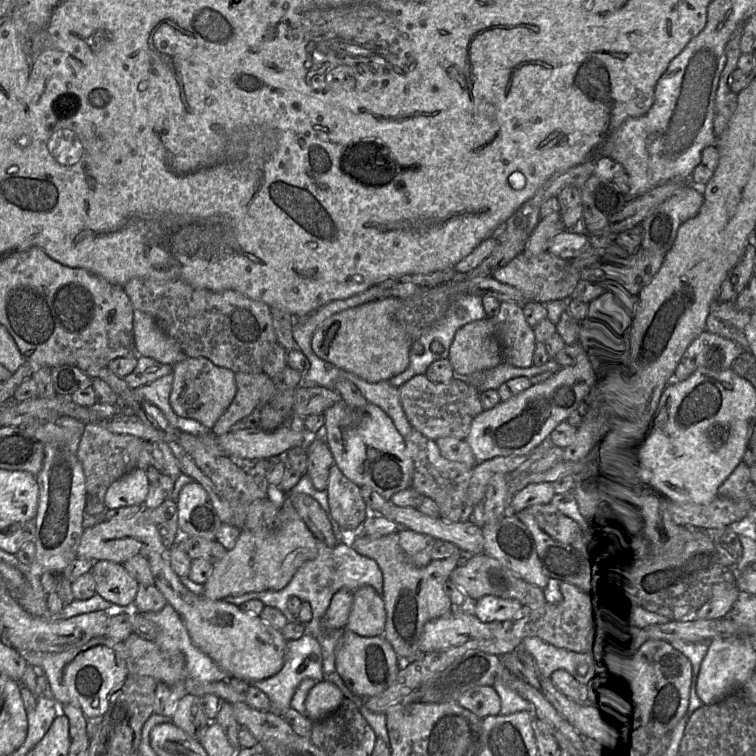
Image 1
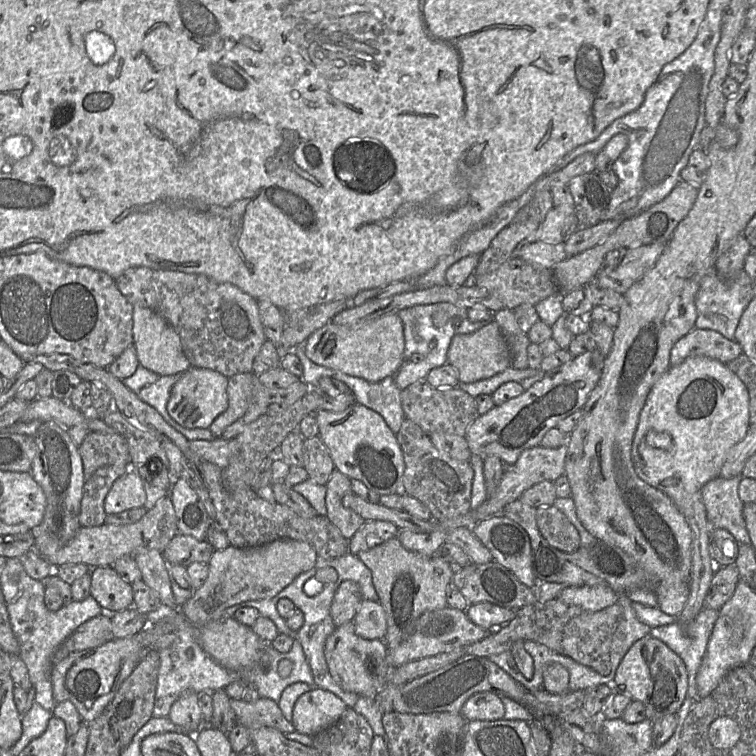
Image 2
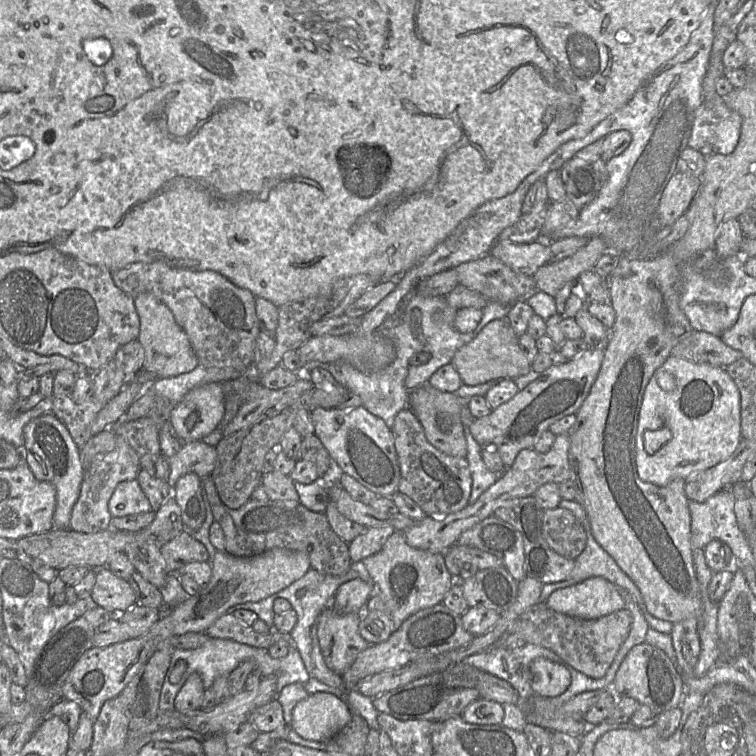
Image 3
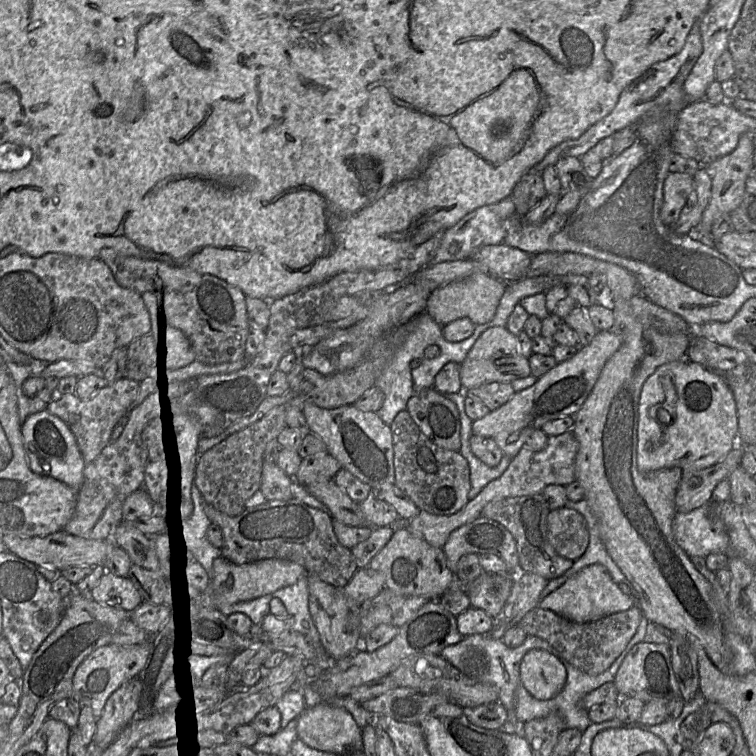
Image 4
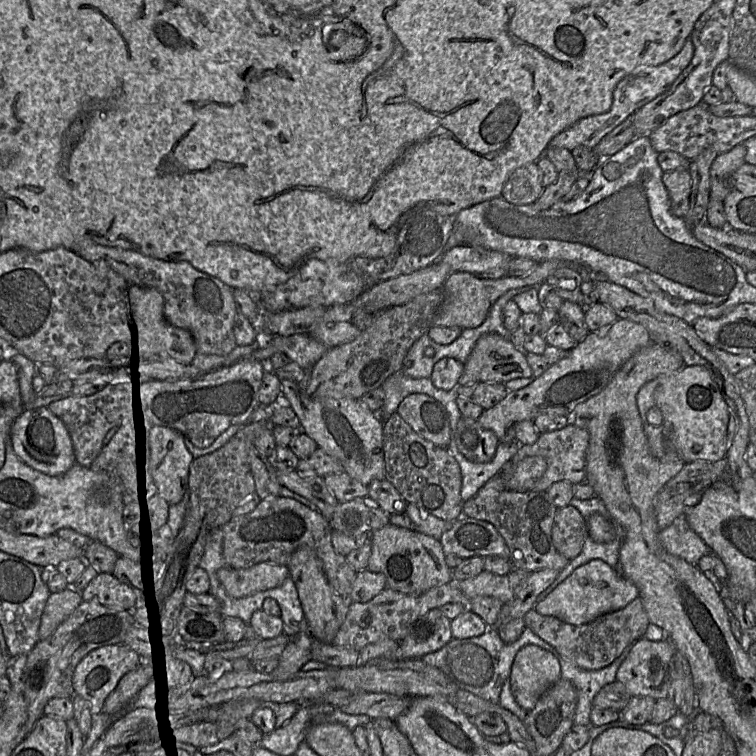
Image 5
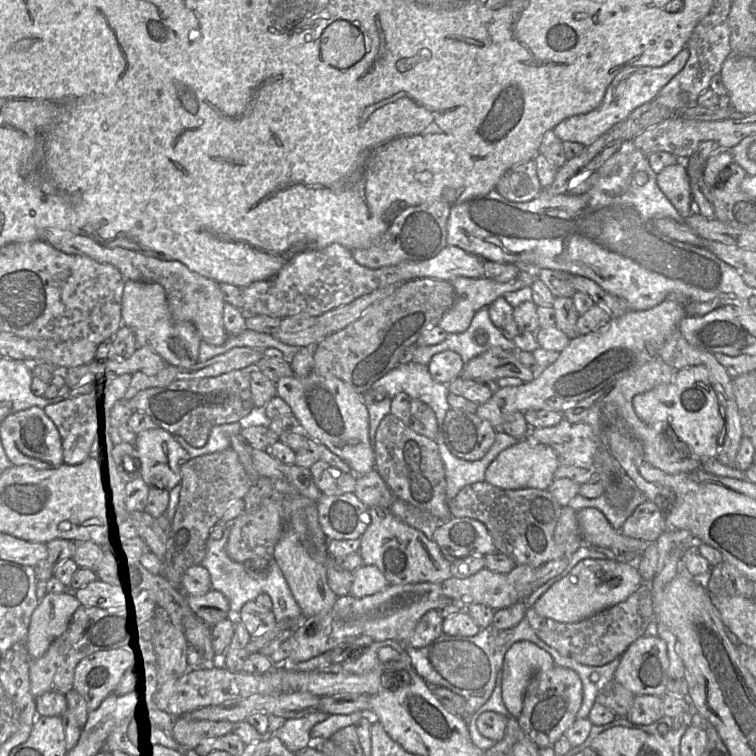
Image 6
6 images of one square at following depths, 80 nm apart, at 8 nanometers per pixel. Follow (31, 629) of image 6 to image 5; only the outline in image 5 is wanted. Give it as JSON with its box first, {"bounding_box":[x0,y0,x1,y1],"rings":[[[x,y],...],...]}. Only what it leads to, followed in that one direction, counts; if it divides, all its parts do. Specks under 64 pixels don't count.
{"bounding_box":[39,586,81,641],"rings":[[[71,586],[61,592],[51,593],[41,615],[39,641],[49,637],[81,602],[80,592]]]}

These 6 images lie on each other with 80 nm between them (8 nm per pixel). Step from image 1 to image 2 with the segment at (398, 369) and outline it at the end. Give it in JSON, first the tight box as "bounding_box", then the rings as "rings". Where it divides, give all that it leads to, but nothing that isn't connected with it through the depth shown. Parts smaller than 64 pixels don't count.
{"bounding_box":[305,312,403,382],"rings":[[[396,312],[351,327],[328,322],[305,341],[305,354],[311,361],[368,382],[395,376],[403,363],[403,351],[403,324]]]}

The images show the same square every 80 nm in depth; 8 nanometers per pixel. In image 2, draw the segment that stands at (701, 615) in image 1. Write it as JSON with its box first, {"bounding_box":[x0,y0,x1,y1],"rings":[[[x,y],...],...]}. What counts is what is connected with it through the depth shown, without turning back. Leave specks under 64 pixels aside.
{"bounding_box":[704,564,739,611],"rings":[[[734,564],[717,568],[708,589],[704,607],[719,611],[732,597],[739,580],[739,573]]]}

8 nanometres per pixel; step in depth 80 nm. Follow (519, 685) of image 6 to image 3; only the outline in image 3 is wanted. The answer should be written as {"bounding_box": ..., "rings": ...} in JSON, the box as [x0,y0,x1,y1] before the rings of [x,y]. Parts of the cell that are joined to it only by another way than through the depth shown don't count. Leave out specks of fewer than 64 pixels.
{"bounding_box":[531,657,571,697],"rings":[[[538,657],[532,661],[531,686],[542,697],[556,697],[564,693],[571,683],[568,669],[547,658]]]}

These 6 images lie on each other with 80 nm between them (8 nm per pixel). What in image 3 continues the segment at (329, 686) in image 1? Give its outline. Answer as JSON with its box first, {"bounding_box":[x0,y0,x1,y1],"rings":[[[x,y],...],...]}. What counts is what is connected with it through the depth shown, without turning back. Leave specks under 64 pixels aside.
{"bounding_box":[291,693,352,743],"rings":[[[328,693],[309,694],[293,709],[291,728],[306,740],[326,743],[351,720],[352,713],[345,700]]]}

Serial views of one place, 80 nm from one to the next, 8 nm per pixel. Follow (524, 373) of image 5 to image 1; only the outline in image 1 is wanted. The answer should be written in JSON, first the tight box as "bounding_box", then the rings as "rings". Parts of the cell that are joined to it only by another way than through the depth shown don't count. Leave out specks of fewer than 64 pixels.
{"bounding_box":[447,318,503,378],"rings":[[[485,318],[459,329],[449,348],[447,360],[458,378],[491,370],[503,362],[491,319]]]}

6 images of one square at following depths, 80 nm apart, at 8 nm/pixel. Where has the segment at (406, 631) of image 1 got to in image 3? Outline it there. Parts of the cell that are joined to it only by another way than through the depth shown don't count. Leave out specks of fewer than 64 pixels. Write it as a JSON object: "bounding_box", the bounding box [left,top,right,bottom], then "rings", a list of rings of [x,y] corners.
{"bounding_box":[361,530,456,630],"rings":[[[396,530],[379,552],[361,562],[371,577],[375,593],[384,600],[395,630],[417,611],[442,603],[445,594],[456,582],[446,567],[443,553],[409,546],[404,531]]]}

